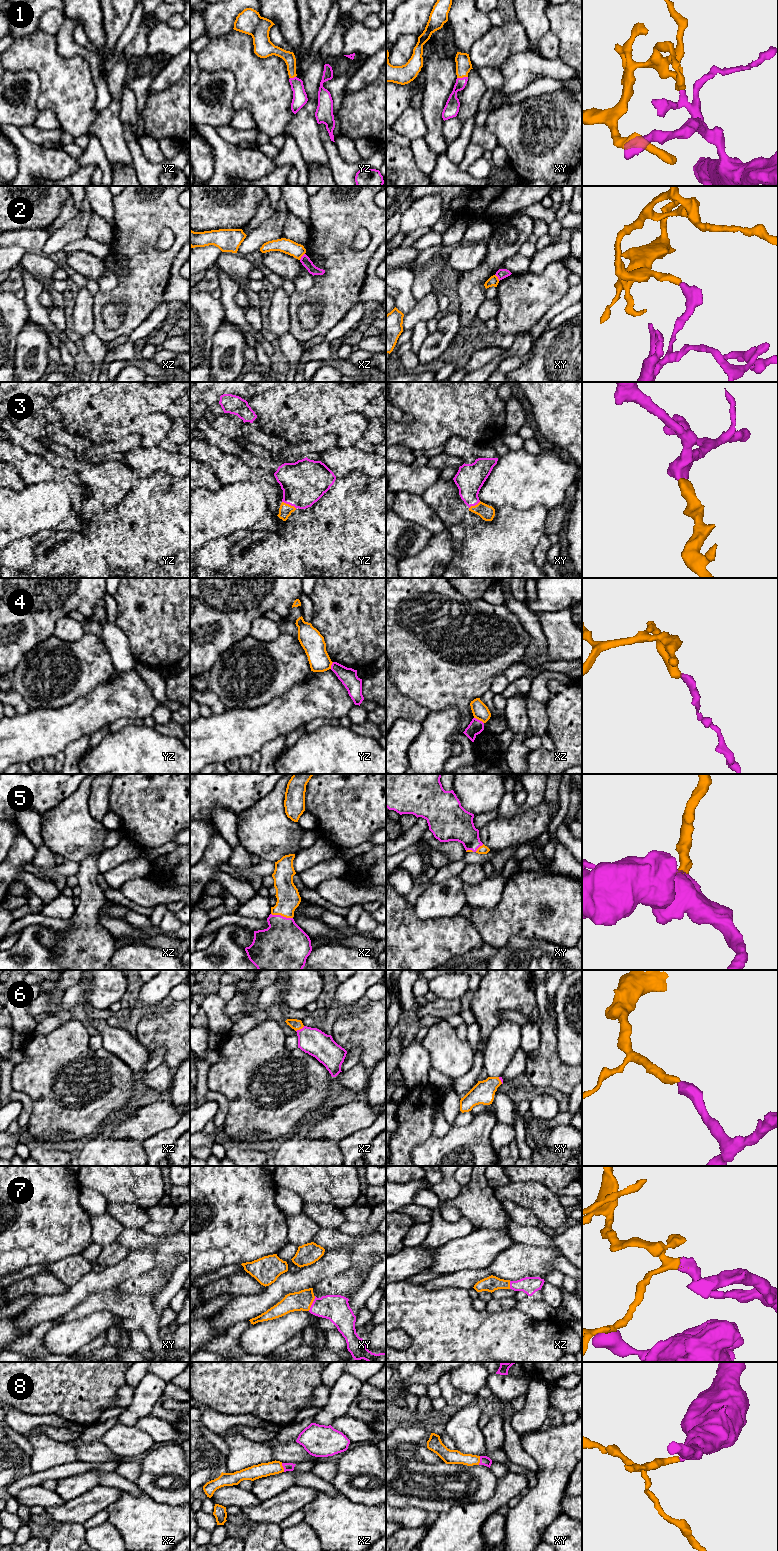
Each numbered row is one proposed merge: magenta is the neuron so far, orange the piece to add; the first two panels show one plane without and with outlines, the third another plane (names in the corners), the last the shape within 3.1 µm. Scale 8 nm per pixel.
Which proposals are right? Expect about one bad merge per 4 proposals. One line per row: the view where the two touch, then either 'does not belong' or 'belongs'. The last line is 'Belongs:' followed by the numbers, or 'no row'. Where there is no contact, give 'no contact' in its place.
1: meets magenta in xy; belongs
2: meets magenta in xz; does not belong
3: meets magenta in yz; belongs
4: meets magenta in xz; does not belong
5: meets magenta in xz; belongs
6: meets magenta in xz; belongs
7: meets magenta in xy; belongs
8: meets magenta in xz; belongs
Belongs: 1, 3, 5, 6, 7, 8

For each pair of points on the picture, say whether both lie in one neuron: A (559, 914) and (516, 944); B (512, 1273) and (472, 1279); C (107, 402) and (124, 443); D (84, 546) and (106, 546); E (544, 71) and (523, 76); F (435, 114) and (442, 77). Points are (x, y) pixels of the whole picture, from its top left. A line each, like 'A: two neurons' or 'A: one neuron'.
A: two neurons
B: two neurons
C: two neurons
D: two neurons
E: one neuron
F: one neuron

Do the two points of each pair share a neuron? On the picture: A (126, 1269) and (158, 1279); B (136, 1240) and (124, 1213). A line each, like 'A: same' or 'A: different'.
A: different
B: different

